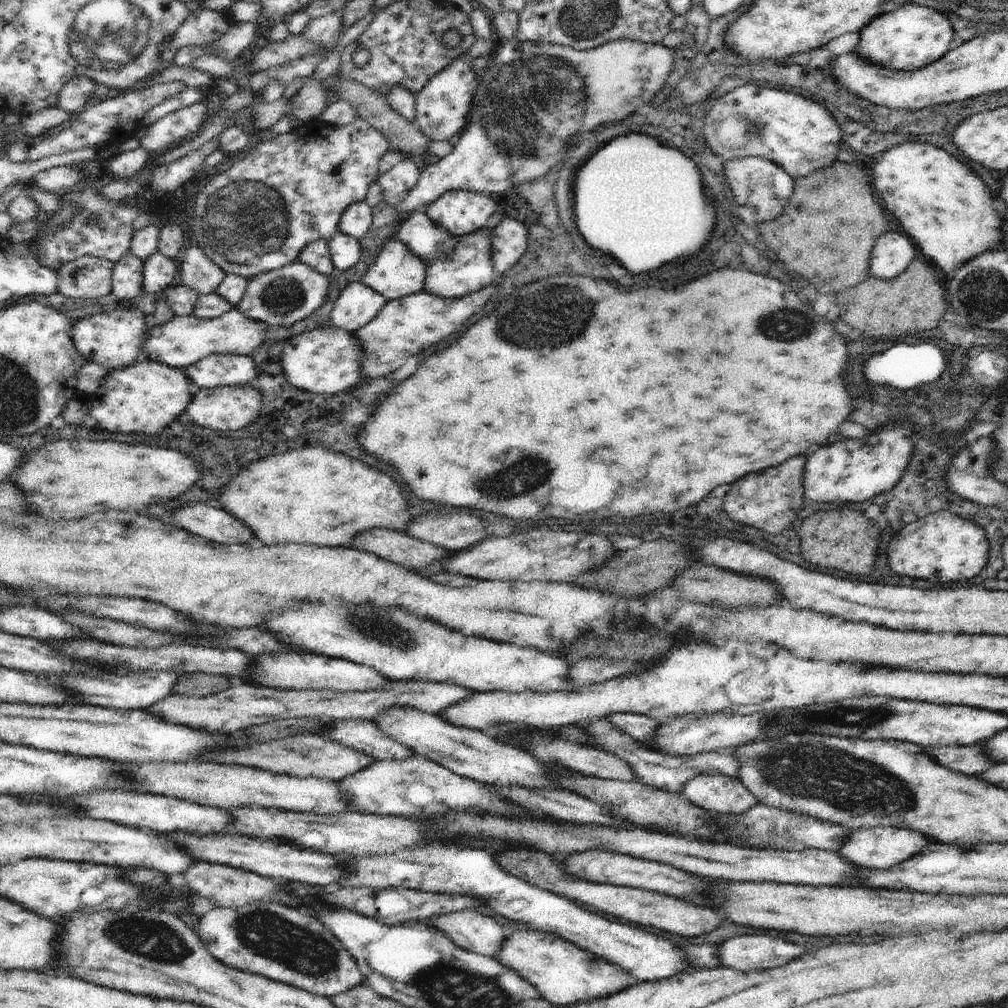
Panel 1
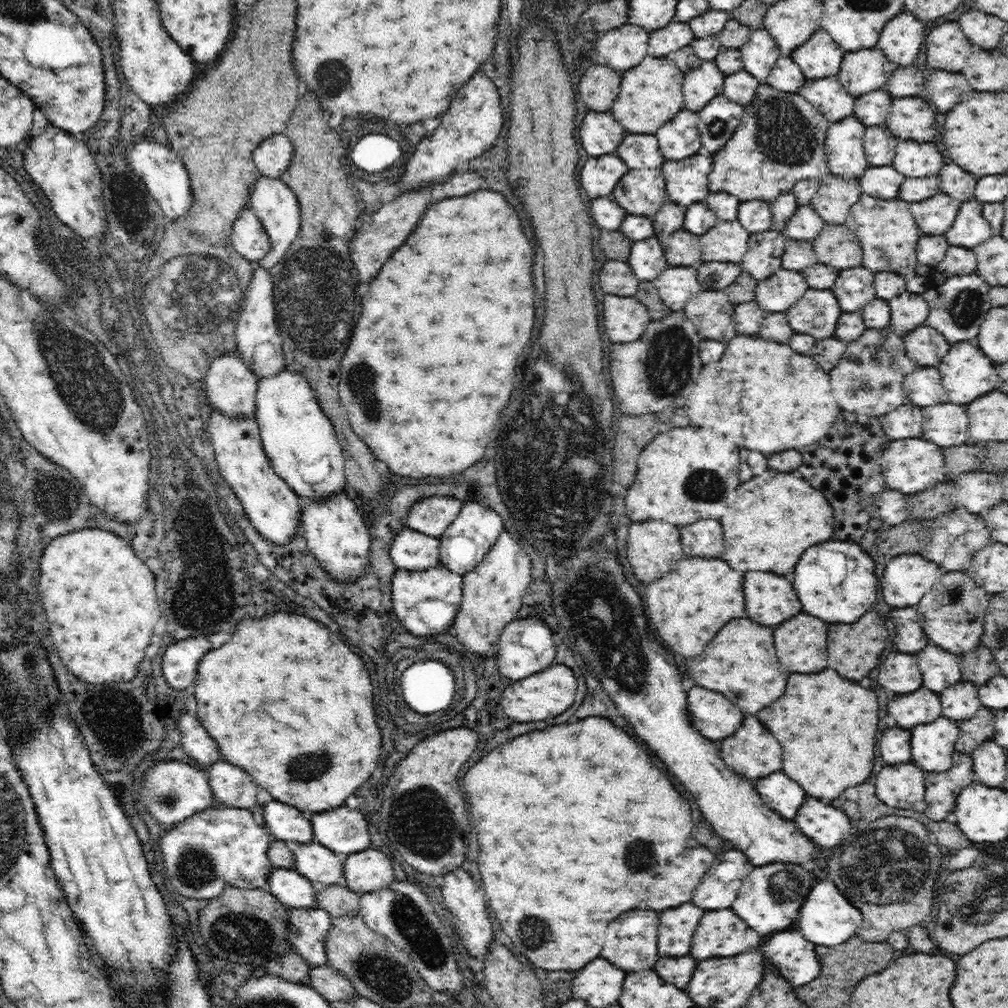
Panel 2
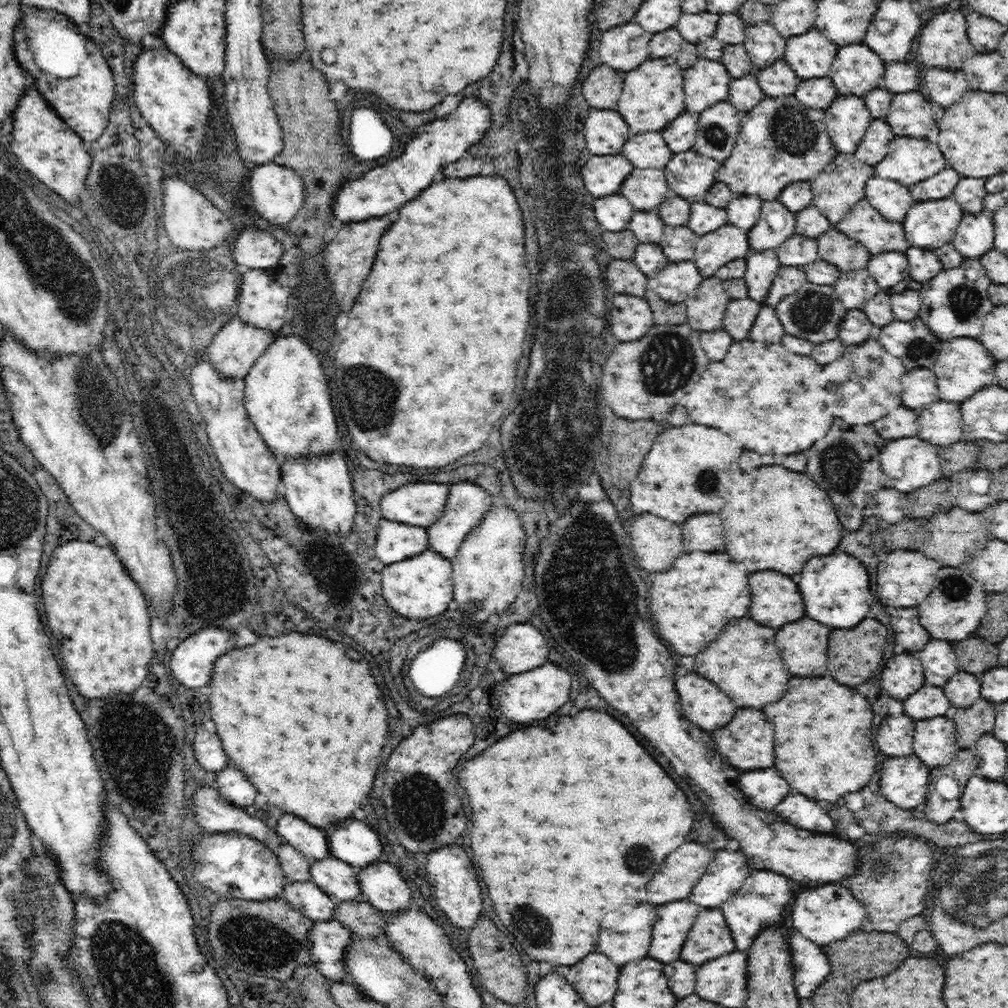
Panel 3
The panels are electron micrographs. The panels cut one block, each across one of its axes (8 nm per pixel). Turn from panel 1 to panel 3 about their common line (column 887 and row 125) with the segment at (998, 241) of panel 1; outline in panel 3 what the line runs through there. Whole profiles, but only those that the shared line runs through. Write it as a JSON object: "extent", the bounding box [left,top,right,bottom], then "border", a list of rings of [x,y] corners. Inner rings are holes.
{"extent":[134,47,210,158],"border":[[[168,47],[150,48],[138,54],[134,62],[134,101],[136,107],[140,109],[144,120],[159,138],[167,146],[172,146],[178,154],[184,158],[198,158],[198,152],[202,144],[207,144],[204,140],[209,135],[208,117],[210,108],[210,98],[208,98],[208,86],[205,80],[191,72],[178,56],[174,55]]]}

